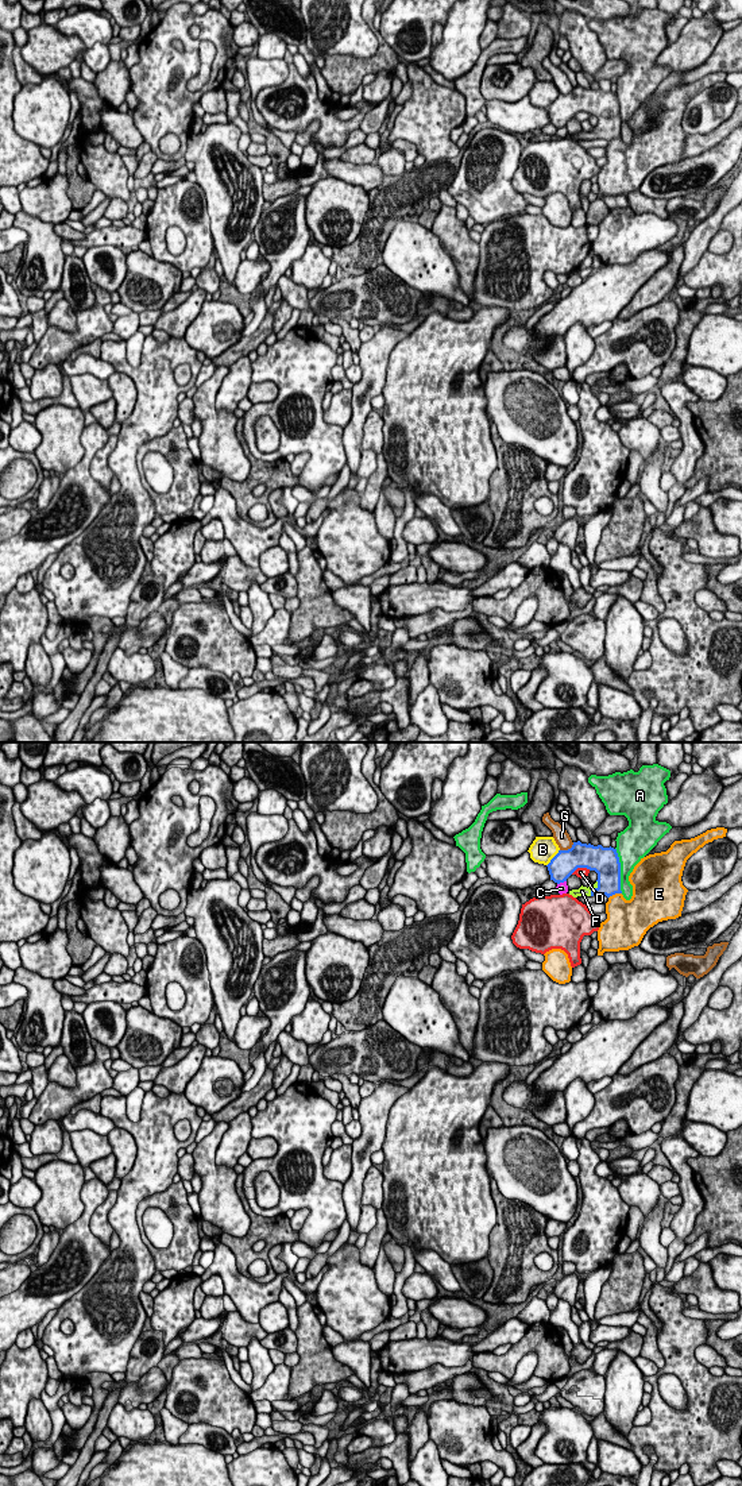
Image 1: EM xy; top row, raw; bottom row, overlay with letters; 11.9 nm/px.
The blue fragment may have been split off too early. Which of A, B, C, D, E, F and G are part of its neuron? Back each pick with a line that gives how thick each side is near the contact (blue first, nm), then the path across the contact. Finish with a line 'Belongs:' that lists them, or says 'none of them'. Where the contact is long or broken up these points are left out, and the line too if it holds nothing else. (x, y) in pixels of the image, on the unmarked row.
F: calibres 280 and 130 nm
Belongs: F

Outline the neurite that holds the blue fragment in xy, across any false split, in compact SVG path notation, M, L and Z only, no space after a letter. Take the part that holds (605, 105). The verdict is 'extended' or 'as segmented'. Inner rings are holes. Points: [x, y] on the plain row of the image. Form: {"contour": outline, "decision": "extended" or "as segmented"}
{"contour": "M573 86L568 94L559 97L546 109L550 124L560 128L577 113L587 112L598 117L598 124L591 131L580 131L569 135L573 142L606 139L607 142L622 138L621 135L621 107L614 92L594 90L591 88Z", "decision": "extended"}

